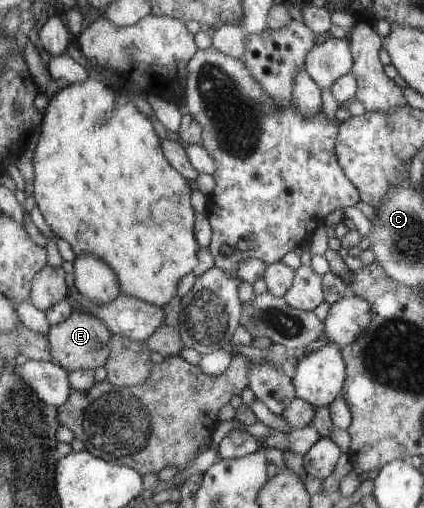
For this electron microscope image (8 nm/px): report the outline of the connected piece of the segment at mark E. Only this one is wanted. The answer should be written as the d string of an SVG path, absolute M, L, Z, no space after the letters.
M72 312L67 319L57 325L47 326L48 360L58 365L67 373L77 370L95 371L104 366L111 353L110 342L112 334L108 328L94 316L86 312Z

